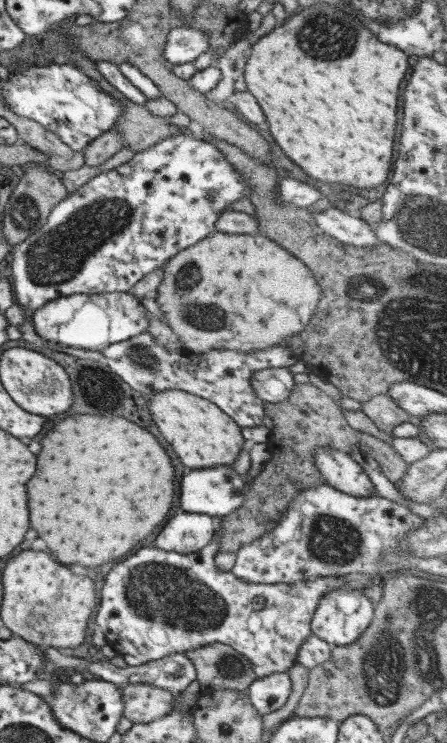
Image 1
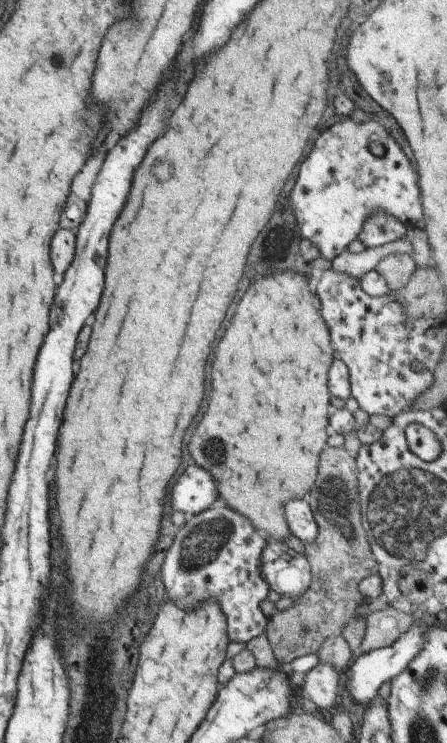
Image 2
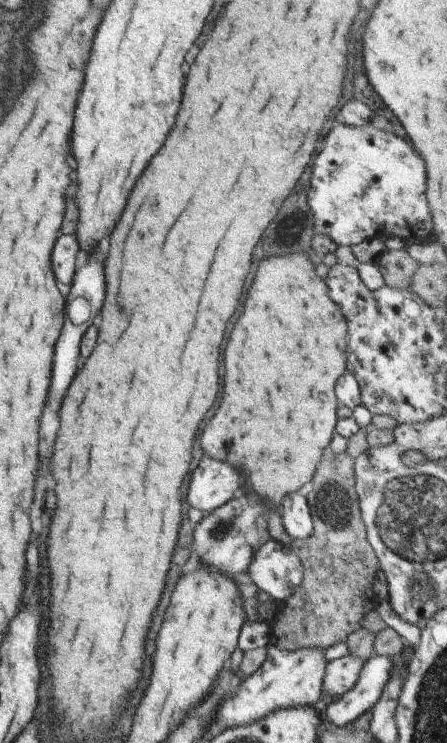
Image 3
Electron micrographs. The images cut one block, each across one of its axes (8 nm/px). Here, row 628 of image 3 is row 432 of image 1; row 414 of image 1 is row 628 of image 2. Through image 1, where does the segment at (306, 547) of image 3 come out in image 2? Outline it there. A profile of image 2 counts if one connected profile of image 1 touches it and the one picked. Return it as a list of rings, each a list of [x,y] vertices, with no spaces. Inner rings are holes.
[[[344,447],[325,448],[319,458],[319,474],[309,490],[309,506],[317,524],[318,533],[315,540],[303,543],[303,556],[310,566],[310,585],[303,594],[292,599],[291,606],[267,617],[264,632],[268,638],[272,655],[279,666],[285,666],[293,658],[303,654],[315,653],[325,644],[328,638],[341,635],[341,629],[356,614],[356,608],[364,599],[357,590],[360,580],[372,574],[378,574],[377,560],[375,560],[372,548],[369,546],[369,538],[363,530],[360,506],[358,504],[358,480],[354,458]]]

